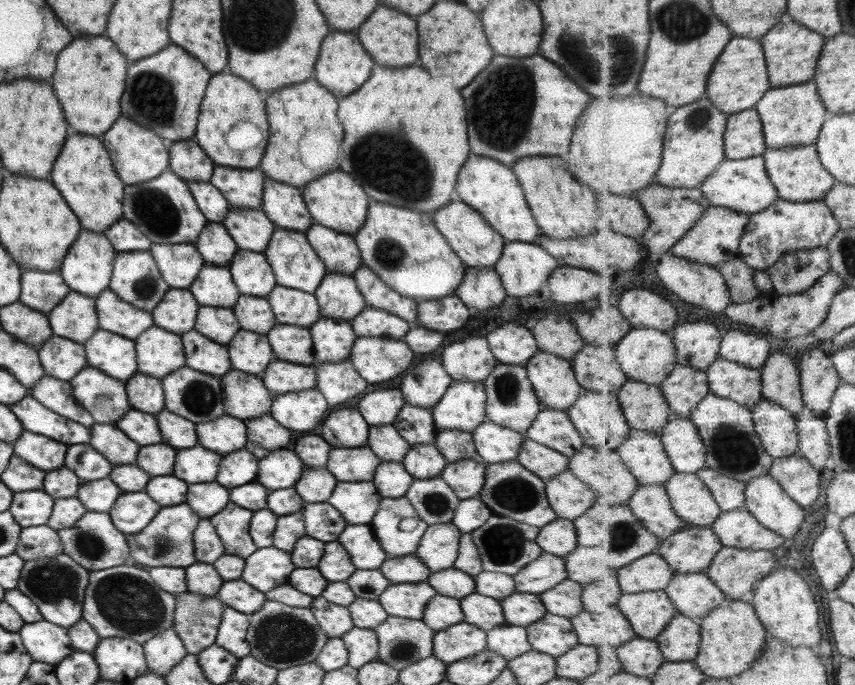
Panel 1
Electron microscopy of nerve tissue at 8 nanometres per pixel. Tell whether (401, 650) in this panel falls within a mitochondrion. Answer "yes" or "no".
yes

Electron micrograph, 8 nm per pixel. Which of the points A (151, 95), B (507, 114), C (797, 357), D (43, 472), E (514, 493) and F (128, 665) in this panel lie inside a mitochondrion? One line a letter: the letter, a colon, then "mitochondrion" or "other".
A: mitochondrion
B: mitochondrion
C: other
D: other
E: mitochondrion
F: other

